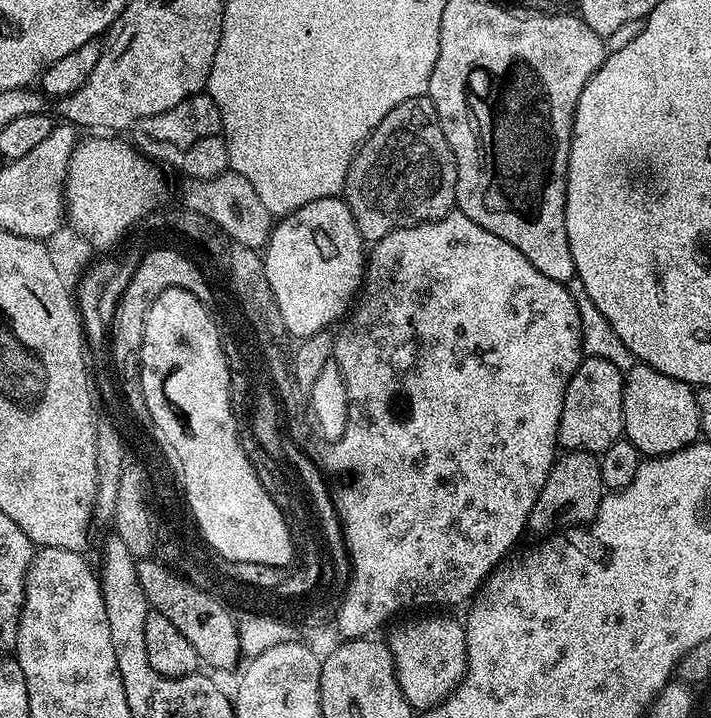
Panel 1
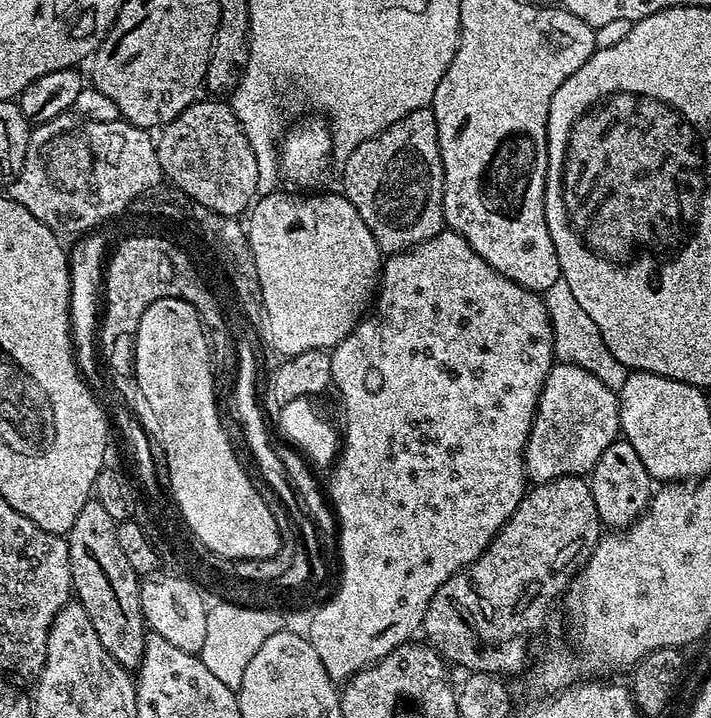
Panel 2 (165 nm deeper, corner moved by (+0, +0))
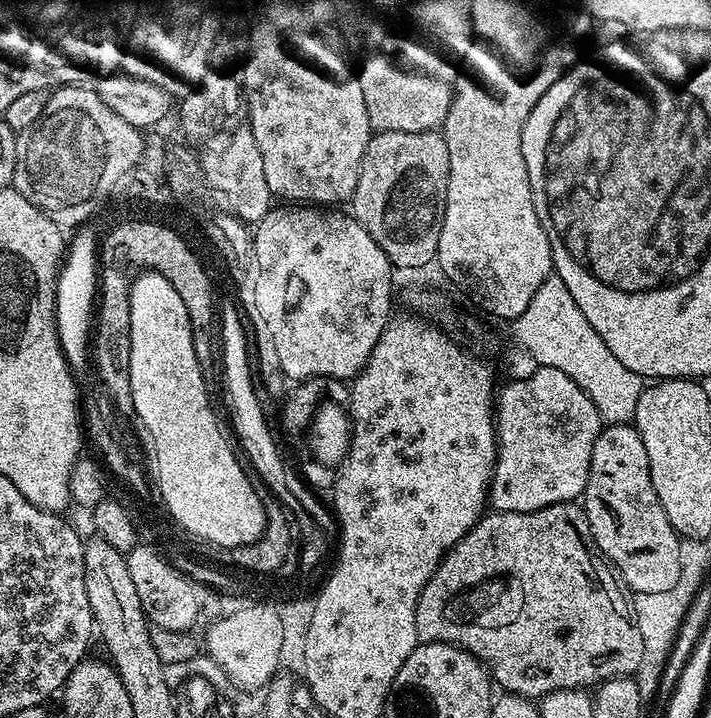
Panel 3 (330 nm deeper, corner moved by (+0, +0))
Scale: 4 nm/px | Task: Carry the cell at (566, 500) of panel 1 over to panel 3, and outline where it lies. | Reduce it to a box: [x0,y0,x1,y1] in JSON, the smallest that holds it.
[416,503,642,698]

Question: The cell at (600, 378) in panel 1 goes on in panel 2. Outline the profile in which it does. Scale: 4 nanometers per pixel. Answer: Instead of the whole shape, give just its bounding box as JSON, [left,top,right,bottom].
[524,362,621,485]

